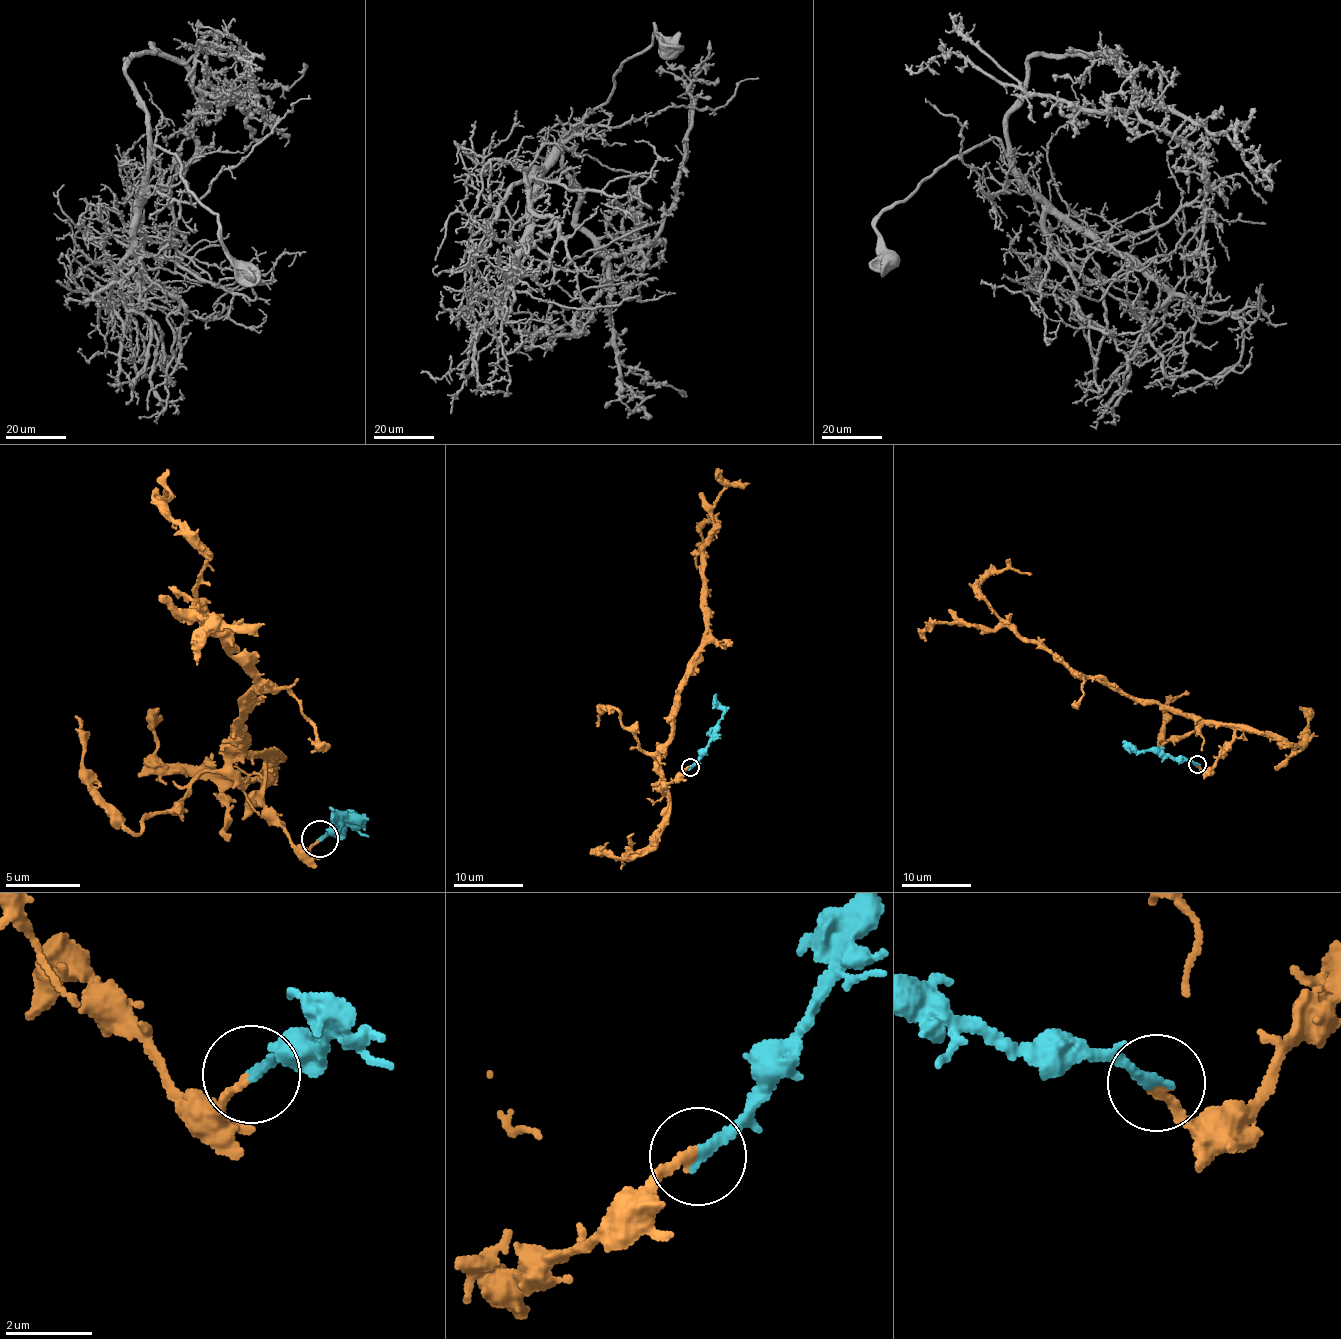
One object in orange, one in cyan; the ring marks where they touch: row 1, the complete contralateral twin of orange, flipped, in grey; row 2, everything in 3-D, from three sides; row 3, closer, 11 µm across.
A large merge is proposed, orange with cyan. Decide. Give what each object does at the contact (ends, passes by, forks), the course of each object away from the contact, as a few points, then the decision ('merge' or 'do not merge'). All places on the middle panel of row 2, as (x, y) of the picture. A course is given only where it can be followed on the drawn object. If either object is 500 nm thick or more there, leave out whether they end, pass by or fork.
orange ends; cyan ends; course orange (690, 767), (661, 792), (658, 750), (705, 630), (709, 520), (698, 568); course cyan (690, 767), (710, 740), (710, 731), (723, 714), (716, 693); merge

